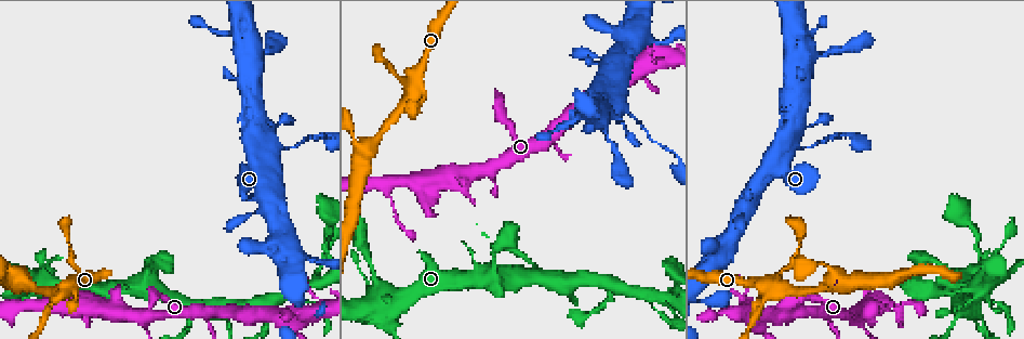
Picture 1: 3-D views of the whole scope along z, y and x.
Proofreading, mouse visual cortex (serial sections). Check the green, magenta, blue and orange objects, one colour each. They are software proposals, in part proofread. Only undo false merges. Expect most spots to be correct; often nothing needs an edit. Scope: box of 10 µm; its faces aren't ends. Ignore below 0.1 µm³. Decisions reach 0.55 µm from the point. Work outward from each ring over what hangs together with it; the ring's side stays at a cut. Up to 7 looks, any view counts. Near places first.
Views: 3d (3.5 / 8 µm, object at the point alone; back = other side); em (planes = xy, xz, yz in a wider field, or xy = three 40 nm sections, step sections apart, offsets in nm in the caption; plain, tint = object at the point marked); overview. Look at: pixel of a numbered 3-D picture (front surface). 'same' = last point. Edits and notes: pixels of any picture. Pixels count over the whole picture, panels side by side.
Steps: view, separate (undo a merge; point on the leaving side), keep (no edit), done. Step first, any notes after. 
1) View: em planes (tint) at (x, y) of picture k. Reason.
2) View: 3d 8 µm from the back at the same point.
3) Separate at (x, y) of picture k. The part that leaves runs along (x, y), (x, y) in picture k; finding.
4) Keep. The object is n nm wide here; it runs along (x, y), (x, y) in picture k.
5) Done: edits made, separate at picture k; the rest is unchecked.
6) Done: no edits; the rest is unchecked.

View: 3d 3.5 µm from the back at (773, 287) of picture 1. A fork.

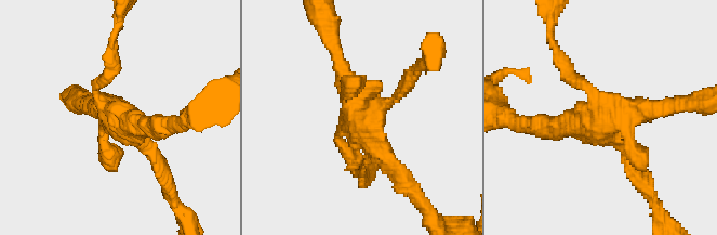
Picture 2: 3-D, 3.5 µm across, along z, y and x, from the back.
View: em xy step 3 (tint) at (362, 119) of picture 2.

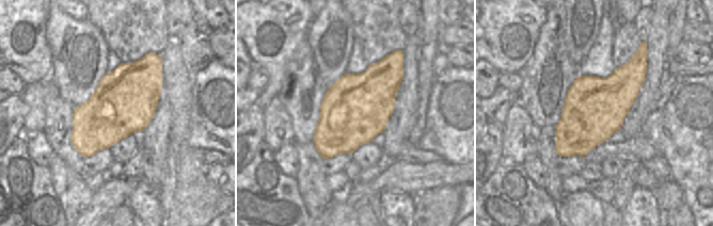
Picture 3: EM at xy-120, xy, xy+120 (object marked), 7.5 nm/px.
Keep. The object is 500 nm wide here; it runs along (337, 56), (363, 131), (400, 179) in picture 2; one cell here.

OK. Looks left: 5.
View: 3d 3.5 µm from the back at (612, 284) of picture 1. Three-way junction.

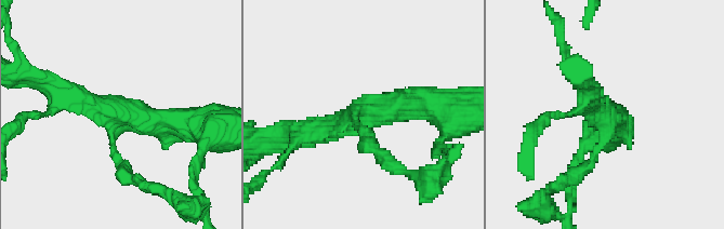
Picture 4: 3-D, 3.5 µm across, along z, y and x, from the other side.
View: em xy step 2 (tint) at (604, 113) of picture 4.

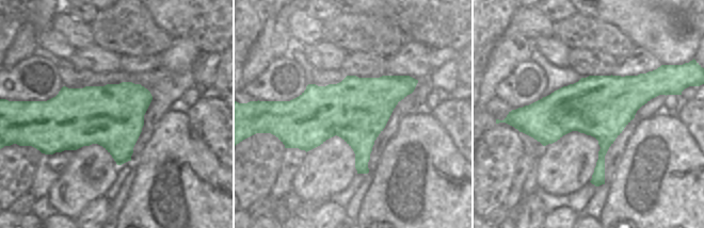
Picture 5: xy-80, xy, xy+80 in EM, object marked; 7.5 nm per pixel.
Keep. The arms are 150, 350, 350 nm wide; all the same cell.

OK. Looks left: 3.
View: 3d 3.5 µm at (806, 146) of picture 1. Calibre changes.

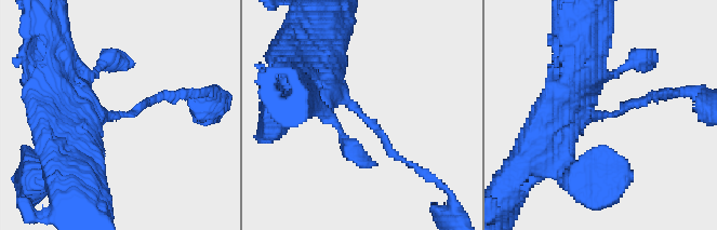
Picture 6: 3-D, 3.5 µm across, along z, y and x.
View: em xy step 2 (tint) at (605, 115) of picture 6. The arms are 150, 450 nm wide.

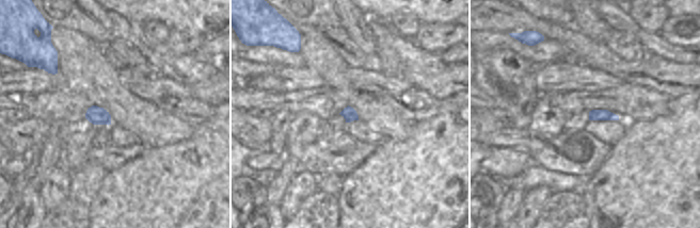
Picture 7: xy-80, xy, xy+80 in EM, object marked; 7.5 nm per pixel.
Keep. It runs along (311, 70), (408, 164) in picture 6; continuous, no second cell.

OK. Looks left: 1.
Done: no edits; the rest is unchecked.

